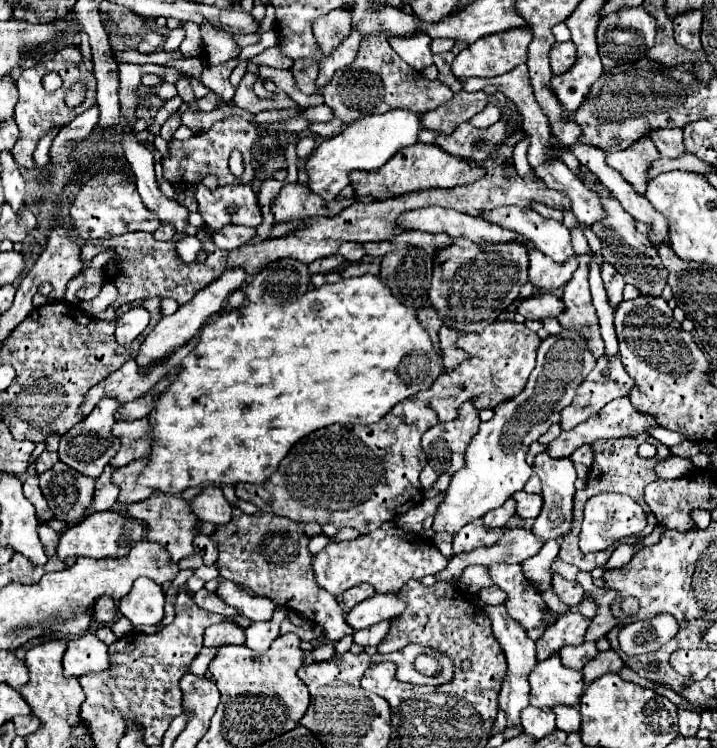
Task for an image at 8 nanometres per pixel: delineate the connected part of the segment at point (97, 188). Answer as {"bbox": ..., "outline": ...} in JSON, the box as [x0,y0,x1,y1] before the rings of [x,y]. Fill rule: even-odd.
{"bbox":[70,170,160,240],"outline":[[[122,170],[94,176],[82,188],[76,202],[72,204],[70,218],[72,218],[72,226],[78,232],[78,238],[82,240],[94,240],[94,238],[102,238],[104,234],[124,234],[138,230],[154,232],[160,226],[156,214],[146,210],[146,206],[142,204],[130,174],[124,174]]]}

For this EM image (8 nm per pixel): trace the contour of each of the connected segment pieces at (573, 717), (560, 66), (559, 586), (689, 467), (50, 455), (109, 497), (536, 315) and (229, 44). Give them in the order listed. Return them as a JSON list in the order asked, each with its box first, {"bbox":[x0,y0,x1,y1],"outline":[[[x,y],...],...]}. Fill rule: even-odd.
[{"bbox":[552,706,580,732],"outline":[[[554,706],[552,712],[556,714],[556,728],[564,732],[580,730],[580,714],[576,706]]]},{"bbox":[548,44,576,74],"outline":[[[554,44],[548,56],[550,56],[552,72],[564,74],[576,60],[576,46],[574,44]]]},{"bbox":[552,574,584,606],"outline":[[[552,574],[552,590],[566,606],[578,606],[584,596],[584,590],[580,584],[568,582],[560,574]]]},{"bbox":[654,456,694,480],"outline":[[[670,456],[668,460],[658,462],[654,470],[656,470],[658,476],[664,478],[664,480],[676,480],[676,478],[684,478],[686,472],[692,472],[692,470],[694,470],[694,464],[692,464],[688,458]]]},{"bbox":[34,450,58,474],"outline":[[[44,450],[44,452],[40,454],[40,458],[36,460],[36,466],[34,466],[34,468],[36,468],[38,474],[42,474],[44,470],[50,470],[56,462],[58,462],[58,454],[56,454],[56,452],[46,452],[46,450]]]},{"bbox":[88,464,120,512],"outline":[[[108,464],[102,472],[102,476],[96,480],[96,498],[94,498],[94,506],[88,510],[90,512],[100,512],[100,510],[112,510],[114,504],[118,502],[118,494],[120,490],[116,490],[116,486],[112,486],[112,466]]]},{"bbox":[516,292,564,320],"outline":[[[544,292],[530,298],[522,298],[516,308],[526,320],[542,320],[544,316],[558,316],[564,310],[564,304],[558,296]]]},{"bbox":[200,26,240,64],"outline":[[[200,26],[200,28],[202,28],[204,52],[206,52],[208,64],[222,64],[222,62],[236,58],[240,54],[240,48],[228,36],[228,32],[212,28],[212,26]]]}]

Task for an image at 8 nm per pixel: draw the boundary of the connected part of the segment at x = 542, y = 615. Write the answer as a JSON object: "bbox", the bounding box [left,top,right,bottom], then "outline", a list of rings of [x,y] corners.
{"bbox":[490,564,556,630],"outline":[[[496,564],[490,566],[490,578],[496,586],[500,586],[508,598],[506,608],[512,618],[516,618],[526,630],[538,626],[540,622],[552,624],[556,620],[556,614],[548,614],[548,608],[540,596],[540,592],[526,580],[520,564]]]}

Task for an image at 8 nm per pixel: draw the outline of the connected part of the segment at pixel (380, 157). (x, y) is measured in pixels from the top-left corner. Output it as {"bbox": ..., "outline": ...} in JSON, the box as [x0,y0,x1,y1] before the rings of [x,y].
{"bbox":[306,110,422,200],"outline":[[[388,110],[380,116],[368,116],[348,124],[340,134],[322,140],[322,144],[306,160],[310,190],[326,200],[336,198],[340,190],[350,184],[348,176],[352,170],[378,170],[398,150],[416,144],[422,128],[420,114],[412,114],[412,110]]]}

